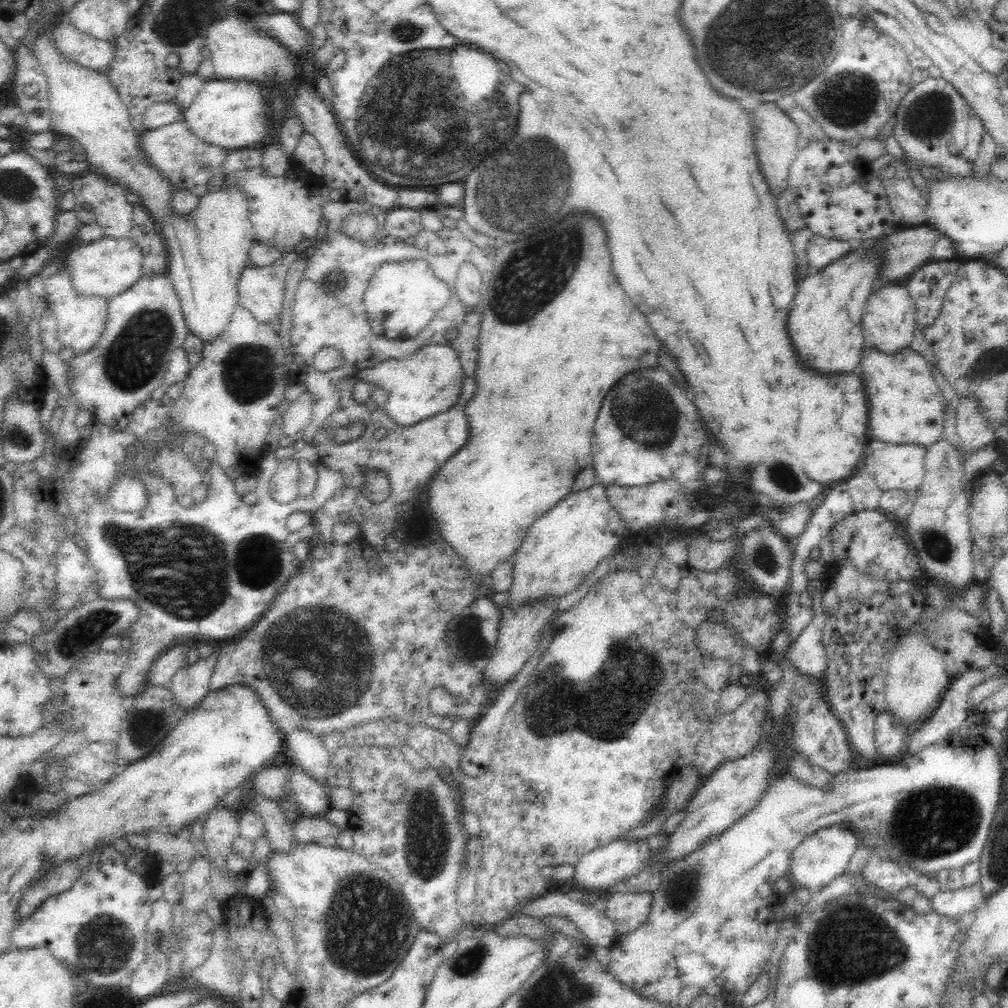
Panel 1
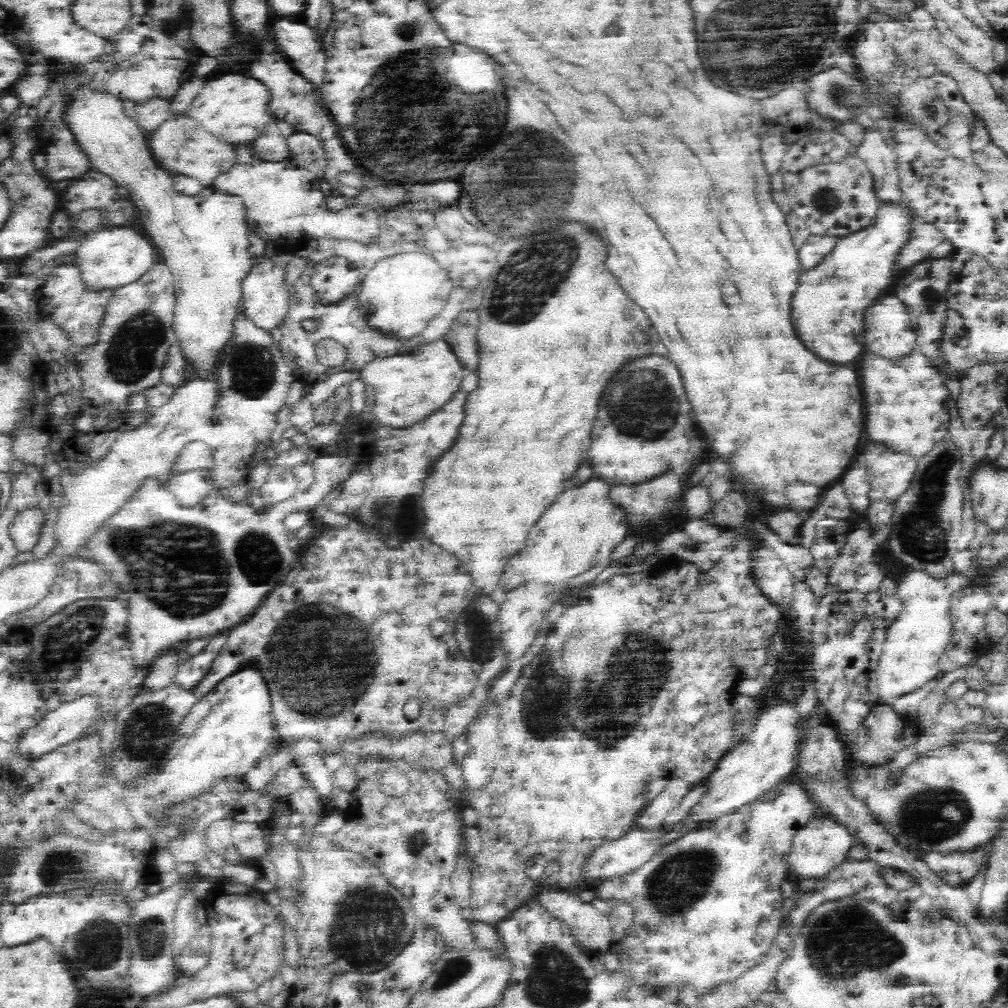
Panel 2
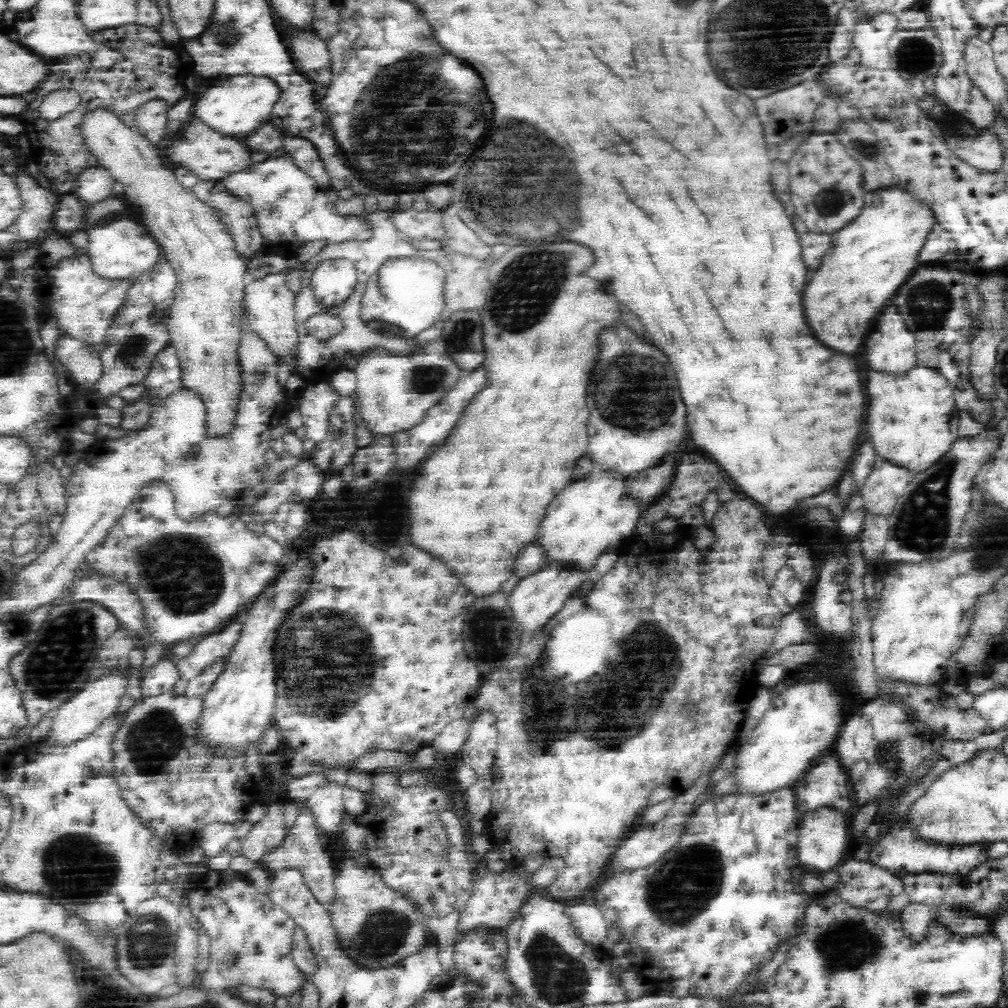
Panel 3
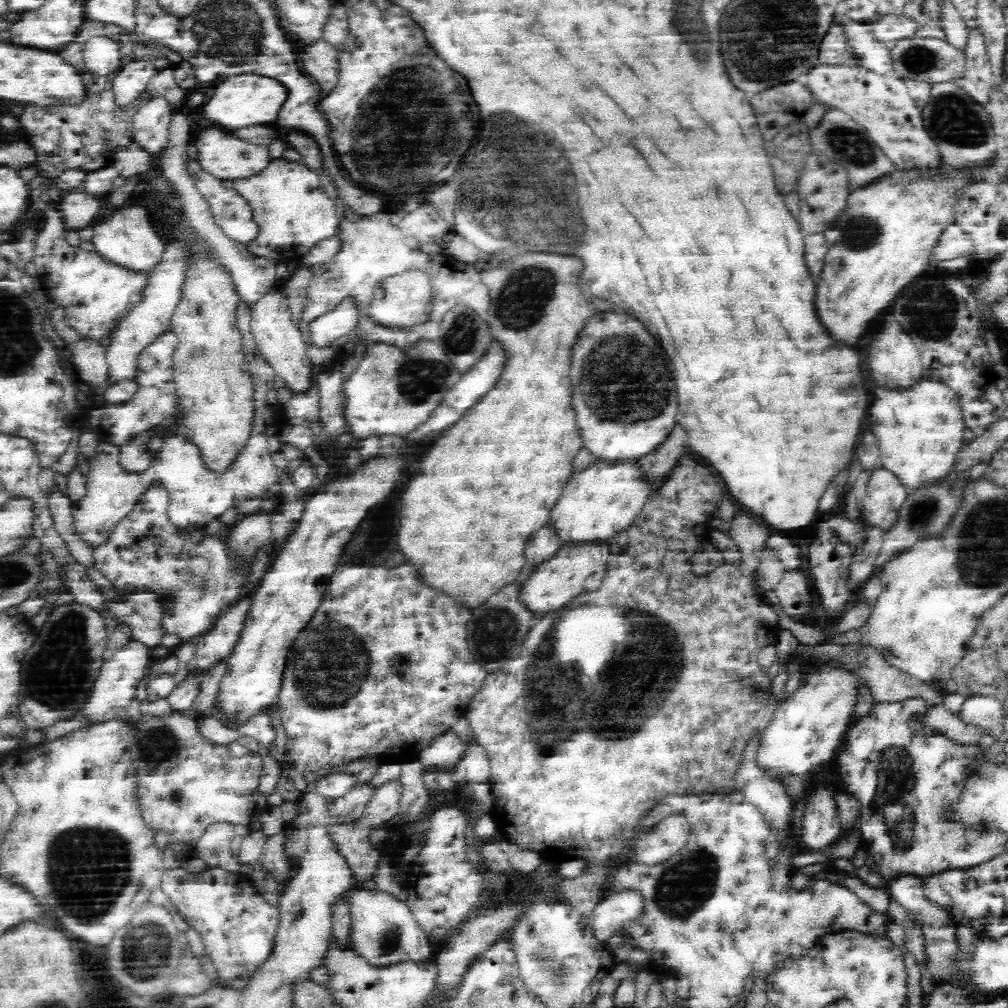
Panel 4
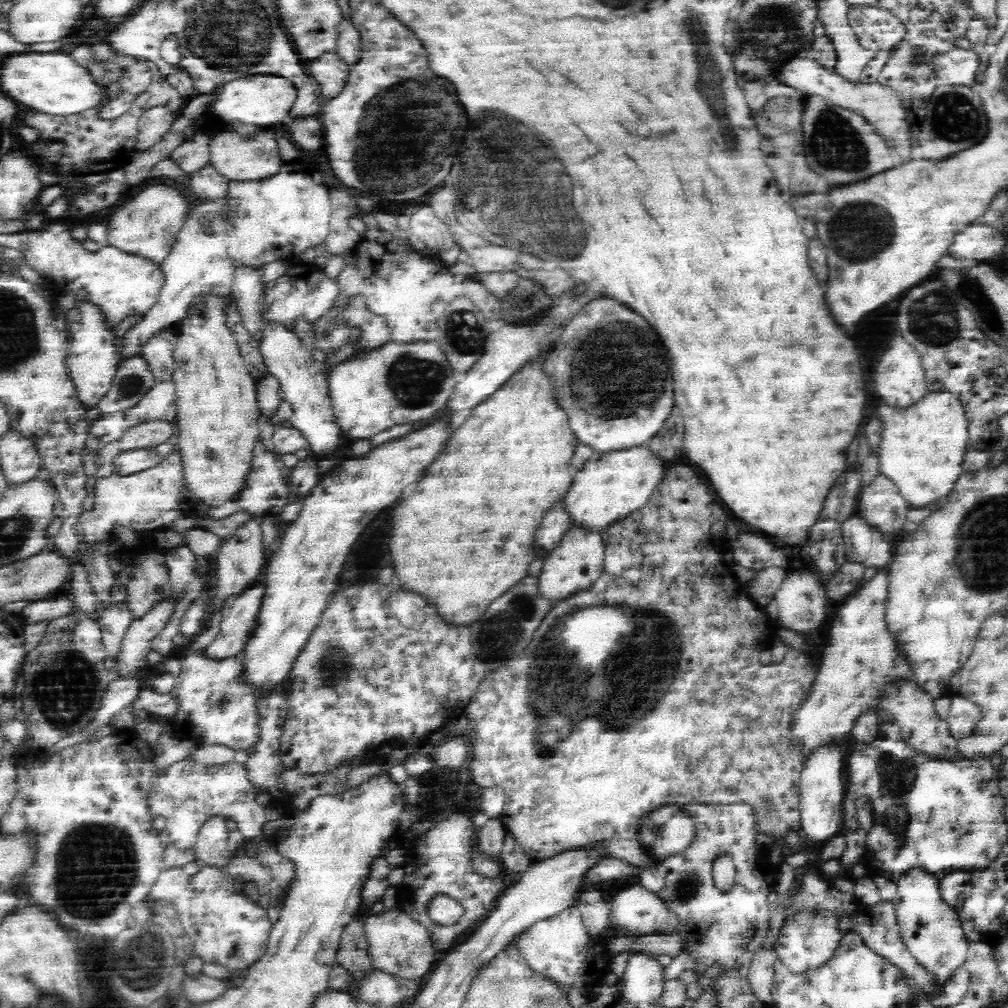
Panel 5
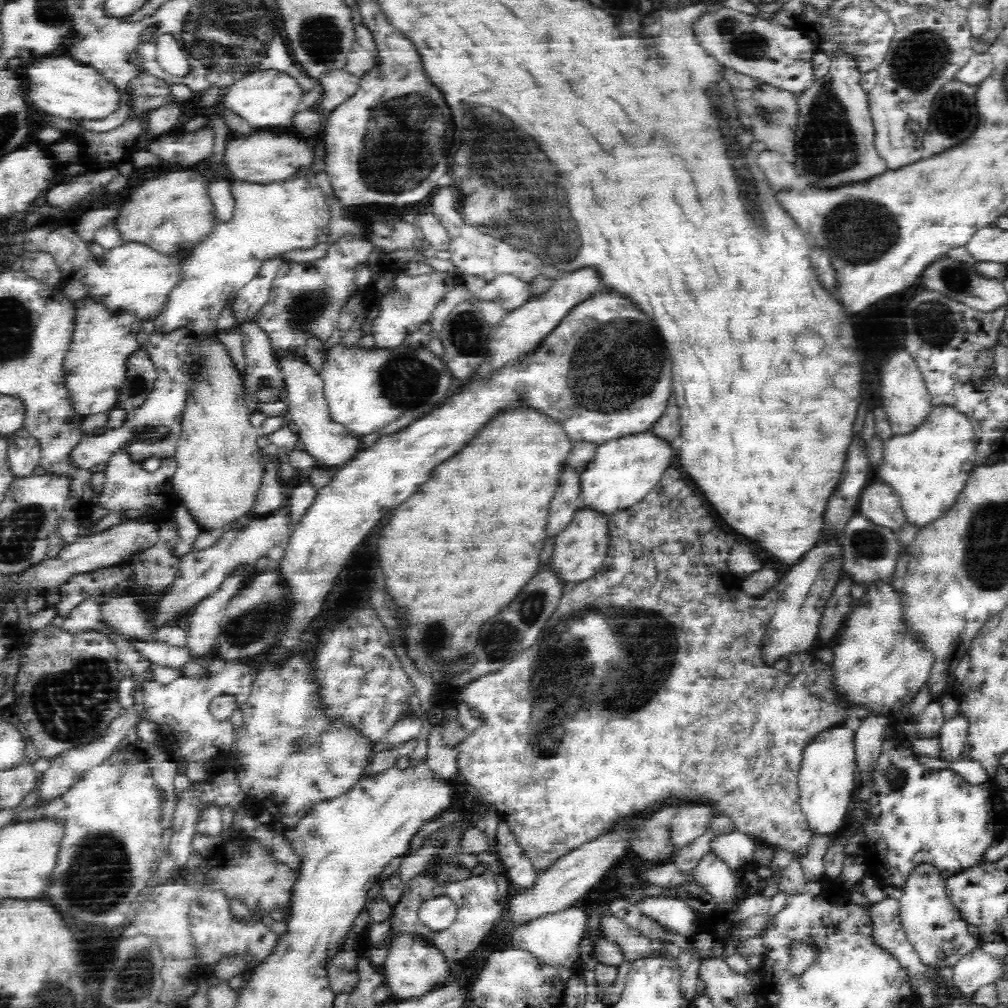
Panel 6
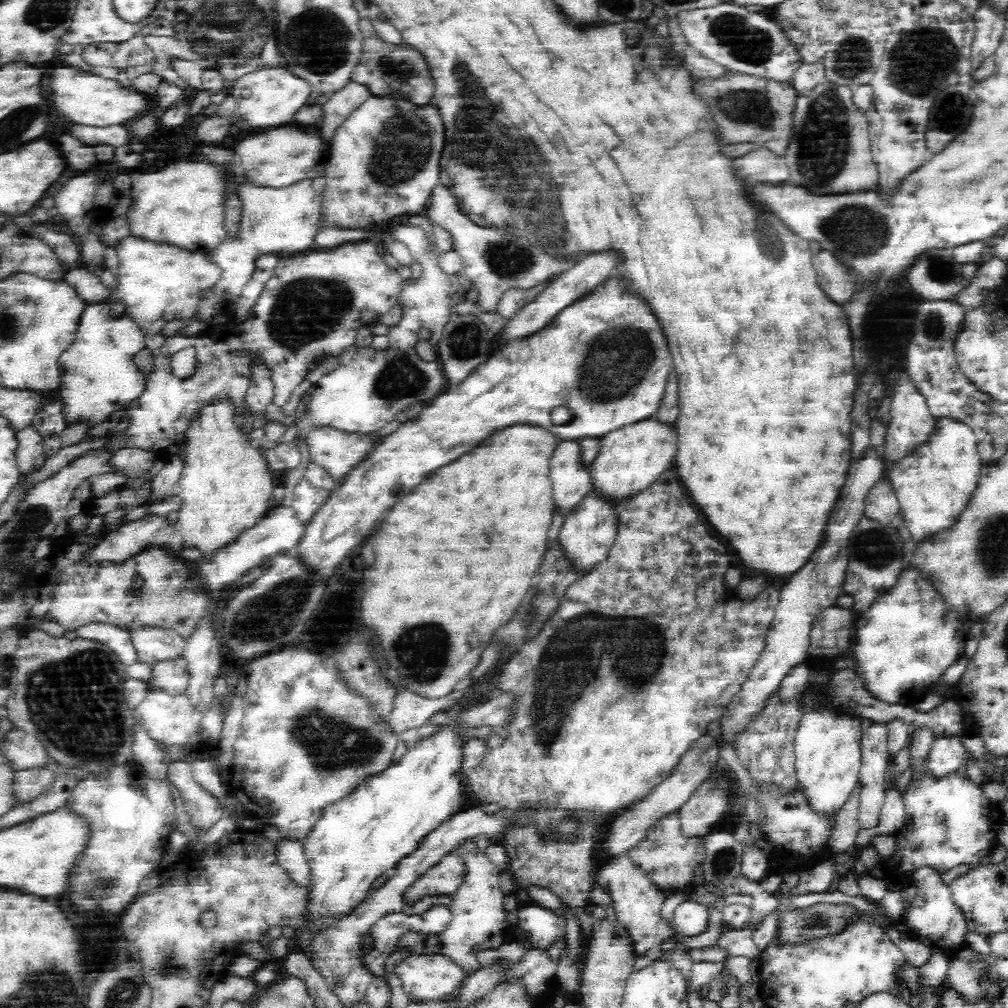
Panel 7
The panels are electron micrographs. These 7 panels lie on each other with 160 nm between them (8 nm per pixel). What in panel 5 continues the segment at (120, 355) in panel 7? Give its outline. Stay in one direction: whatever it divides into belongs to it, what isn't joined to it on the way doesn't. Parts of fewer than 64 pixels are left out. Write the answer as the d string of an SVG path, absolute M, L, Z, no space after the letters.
M77 301L74 308L65 313L65 318L69 336L72 336L72 344L65 359L66 368L76 384L78 399L87 408L94 408L112 386L114 375L122 363L119 353L121 339L114 335L112 327L105 325L100 309L89 302Z

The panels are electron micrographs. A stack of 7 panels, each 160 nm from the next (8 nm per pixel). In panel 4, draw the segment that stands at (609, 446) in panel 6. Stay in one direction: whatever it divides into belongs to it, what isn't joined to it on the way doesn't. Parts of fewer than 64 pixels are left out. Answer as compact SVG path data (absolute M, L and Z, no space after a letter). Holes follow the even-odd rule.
M593 459L590 466L572 476L566 483L560 500L550 512L553 536L561 546L596 545L604 543L632 526L644 503L652 494L652 486L642 478L634 460L614 463ZM634 462L634 464L632 464Z

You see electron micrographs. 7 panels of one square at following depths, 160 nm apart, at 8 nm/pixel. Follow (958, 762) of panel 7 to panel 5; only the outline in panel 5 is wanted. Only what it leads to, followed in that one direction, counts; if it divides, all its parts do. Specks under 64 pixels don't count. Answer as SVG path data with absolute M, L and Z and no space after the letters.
M954 694L951 696L949 715L946 719L952 736L956 739L967 737L982 720L982 707L959 694Z

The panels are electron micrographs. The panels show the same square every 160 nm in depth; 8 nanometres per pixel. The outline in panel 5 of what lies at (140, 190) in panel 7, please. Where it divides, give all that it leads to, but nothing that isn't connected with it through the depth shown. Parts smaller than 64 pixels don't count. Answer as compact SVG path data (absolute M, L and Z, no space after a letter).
M164 184L142 188L128 204L110 216L105 229L107 244L131 256L139 256L152 264L160 264L169 253L177 232L191 213L191 206L181 191Z

